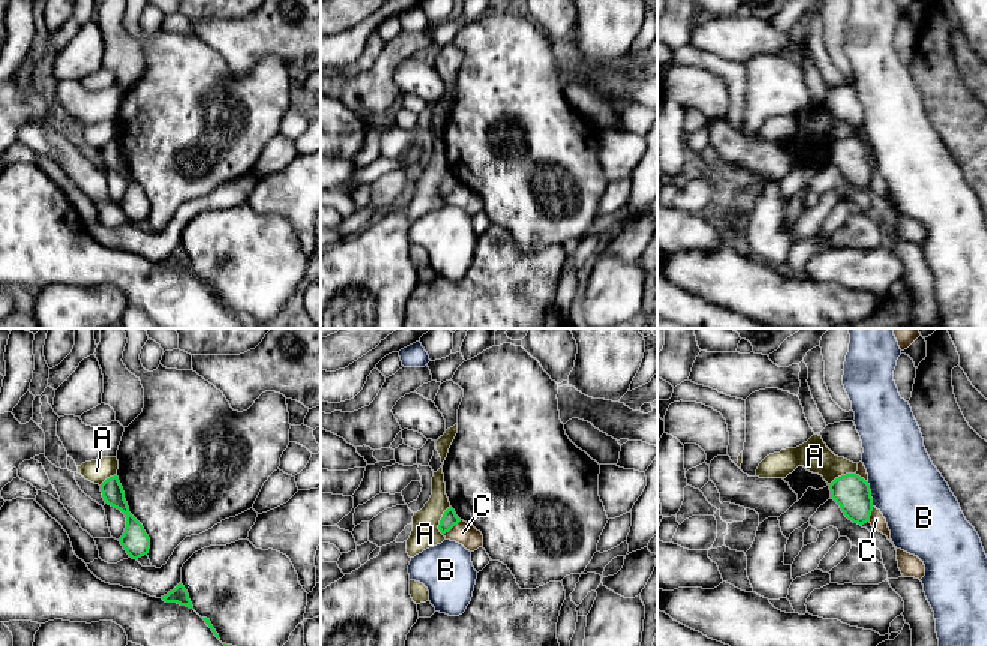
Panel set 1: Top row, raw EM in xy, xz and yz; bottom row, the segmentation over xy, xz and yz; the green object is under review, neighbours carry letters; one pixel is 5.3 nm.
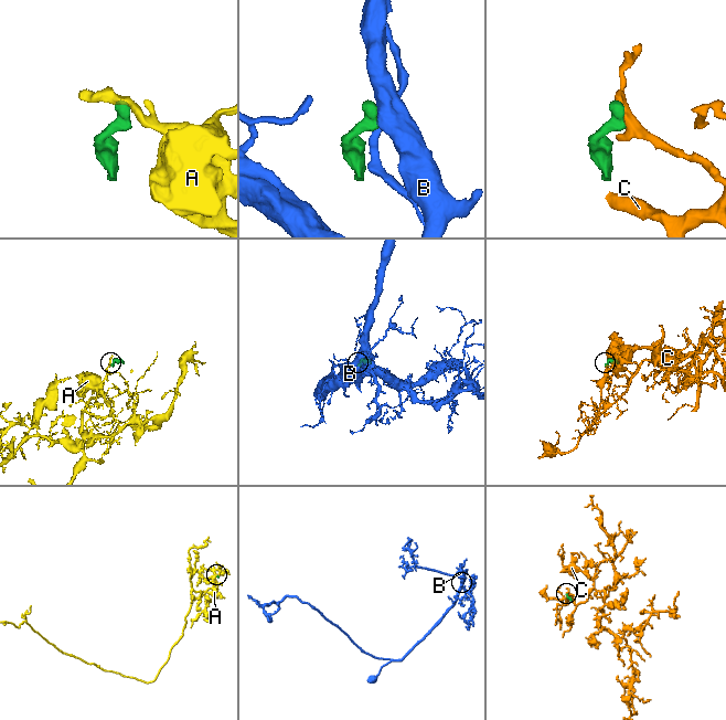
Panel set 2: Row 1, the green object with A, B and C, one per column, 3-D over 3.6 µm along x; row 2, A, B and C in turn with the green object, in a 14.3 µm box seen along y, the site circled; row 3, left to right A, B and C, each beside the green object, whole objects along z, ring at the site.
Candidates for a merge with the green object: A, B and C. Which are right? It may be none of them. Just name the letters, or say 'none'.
none

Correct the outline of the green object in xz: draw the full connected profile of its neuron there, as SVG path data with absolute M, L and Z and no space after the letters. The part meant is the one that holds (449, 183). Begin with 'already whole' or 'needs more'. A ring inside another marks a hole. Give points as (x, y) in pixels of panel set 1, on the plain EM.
already whole; M448 171L440 184L438 193L444 199L459 186L460 186L460 183L456 180L454 174L452 171Z

